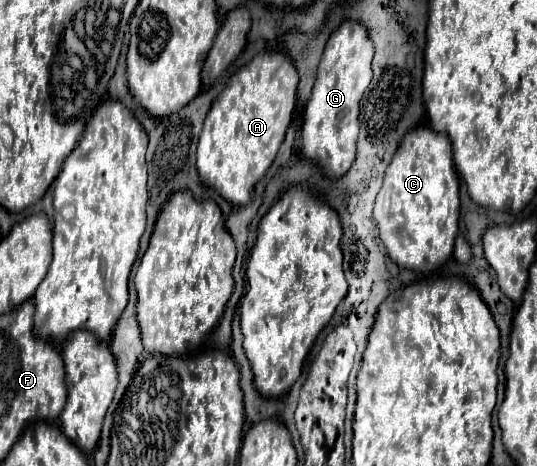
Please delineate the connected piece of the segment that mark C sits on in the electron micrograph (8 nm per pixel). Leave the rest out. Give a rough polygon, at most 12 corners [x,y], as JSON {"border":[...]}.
{"border":[[405,135],[373,217],[389,257],[453,255],[459,177],[447,135]]}

